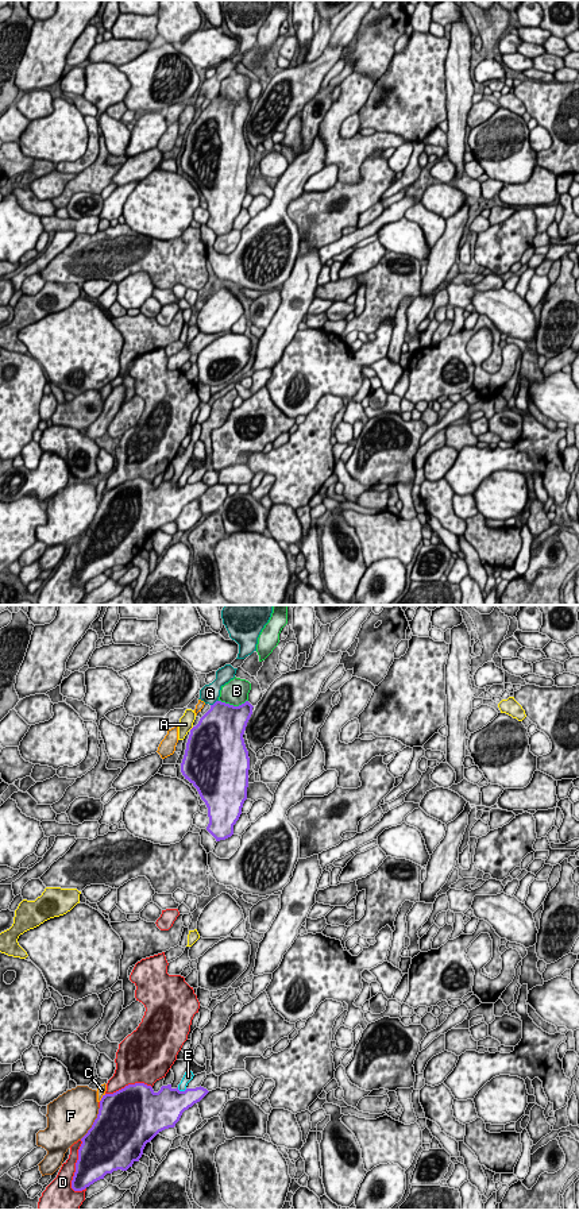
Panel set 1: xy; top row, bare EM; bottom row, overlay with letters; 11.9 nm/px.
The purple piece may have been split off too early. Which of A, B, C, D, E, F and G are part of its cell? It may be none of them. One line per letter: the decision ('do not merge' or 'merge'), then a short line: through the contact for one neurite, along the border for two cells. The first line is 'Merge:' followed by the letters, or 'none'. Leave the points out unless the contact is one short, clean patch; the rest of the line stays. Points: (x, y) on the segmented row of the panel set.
Merge: none
A: do not merge
B: do not merge
C: do not merge
D: do not merge
E: do not merge; line xy (177, 1087), (180, 1090), (186, 1089)
F: do not merge
G: do not merge

